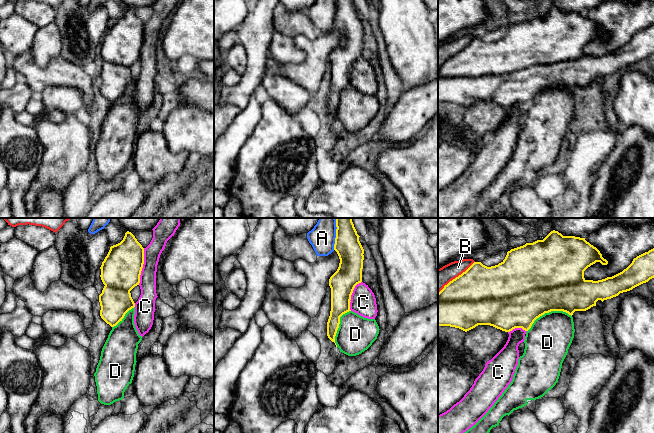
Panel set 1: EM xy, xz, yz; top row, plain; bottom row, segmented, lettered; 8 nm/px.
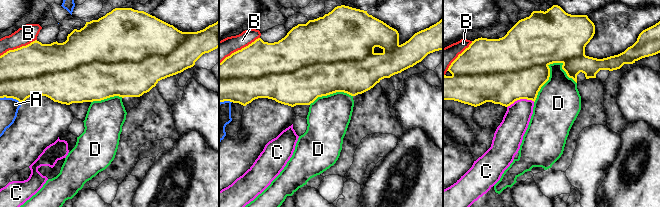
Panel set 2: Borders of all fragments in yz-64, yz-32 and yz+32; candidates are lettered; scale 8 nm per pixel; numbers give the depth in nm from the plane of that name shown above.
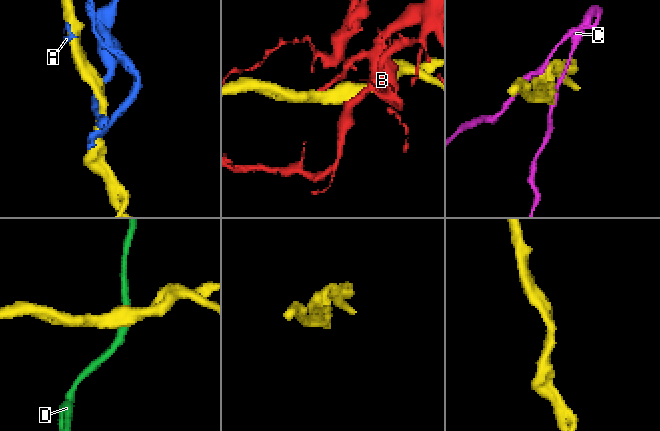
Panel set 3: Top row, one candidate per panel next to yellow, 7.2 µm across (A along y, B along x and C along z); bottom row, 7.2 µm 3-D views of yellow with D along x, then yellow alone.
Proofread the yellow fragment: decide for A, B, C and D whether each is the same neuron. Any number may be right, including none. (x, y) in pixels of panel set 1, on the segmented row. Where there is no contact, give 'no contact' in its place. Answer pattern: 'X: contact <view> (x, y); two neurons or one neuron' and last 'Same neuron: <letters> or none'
A: contact xz (336, 234); two neurons
B: contact yz (456, 277); two neurons
C: contact xy (142, 266); two neurons
D: contact yz (547, 312); two neurons
Same neuron: none

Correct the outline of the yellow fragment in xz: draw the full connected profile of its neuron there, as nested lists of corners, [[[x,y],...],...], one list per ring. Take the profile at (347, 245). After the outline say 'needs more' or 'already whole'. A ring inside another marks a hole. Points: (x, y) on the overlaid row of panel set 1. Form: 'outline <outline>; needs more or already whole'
outline [[[352,218],[336,219],[336,238],[334,250],[340,263],[337,271],[330,277],[331,311],[327,322],[327,336],[335,343],[340,317],[351,311],[350,300],[355,286],[362,282],[364,249]]]; already whole

